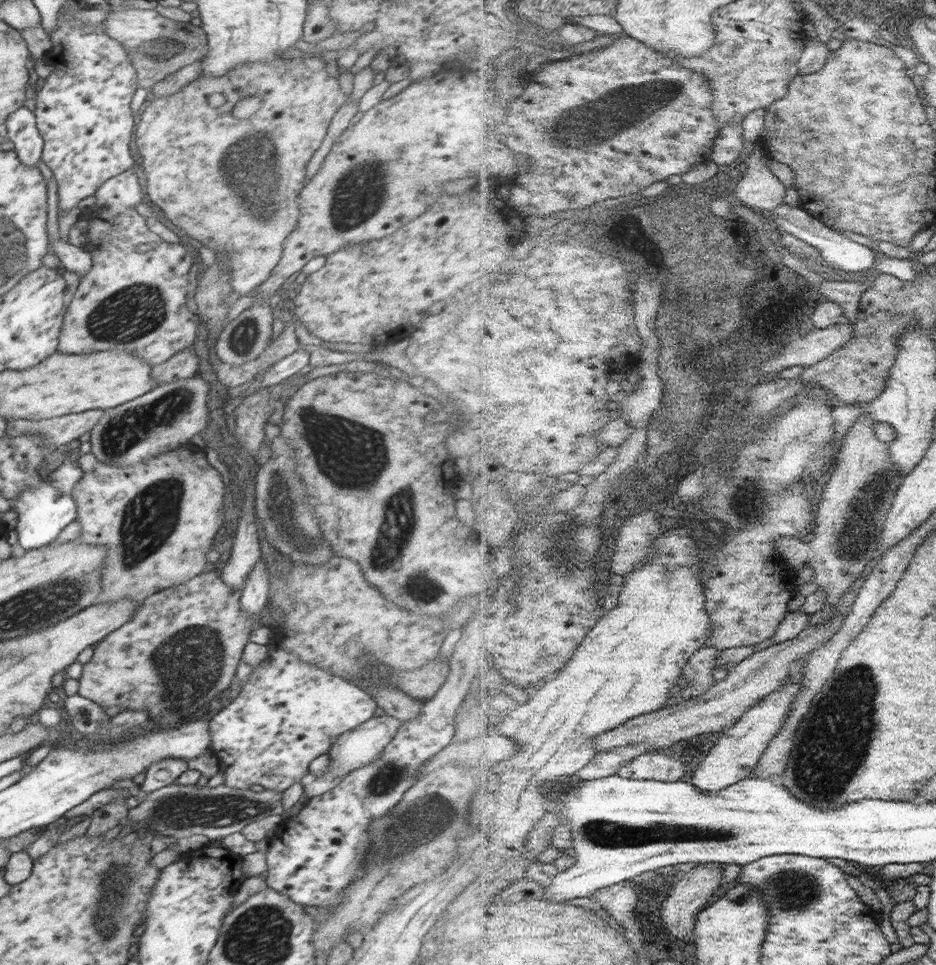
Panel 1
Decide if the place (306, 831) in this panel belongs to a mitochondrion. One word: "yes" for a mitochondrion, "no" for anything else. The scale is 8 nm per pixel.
no

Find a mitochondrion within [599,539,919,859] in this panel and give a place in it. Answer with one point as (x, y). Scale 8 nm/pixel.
(843, 721)

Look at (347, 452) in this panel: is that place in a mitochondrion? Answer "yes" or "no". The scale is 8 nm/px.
yes

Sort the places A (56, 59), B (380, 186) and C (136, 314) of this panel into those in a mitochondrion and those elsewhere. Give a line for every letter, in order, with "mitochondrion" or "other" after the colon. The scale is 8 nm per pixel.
A: other
B: mitochondrion
C: mitochondrion

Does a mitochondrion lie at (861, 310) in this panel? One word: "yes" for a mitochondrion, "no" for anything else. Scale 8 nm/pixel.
no

